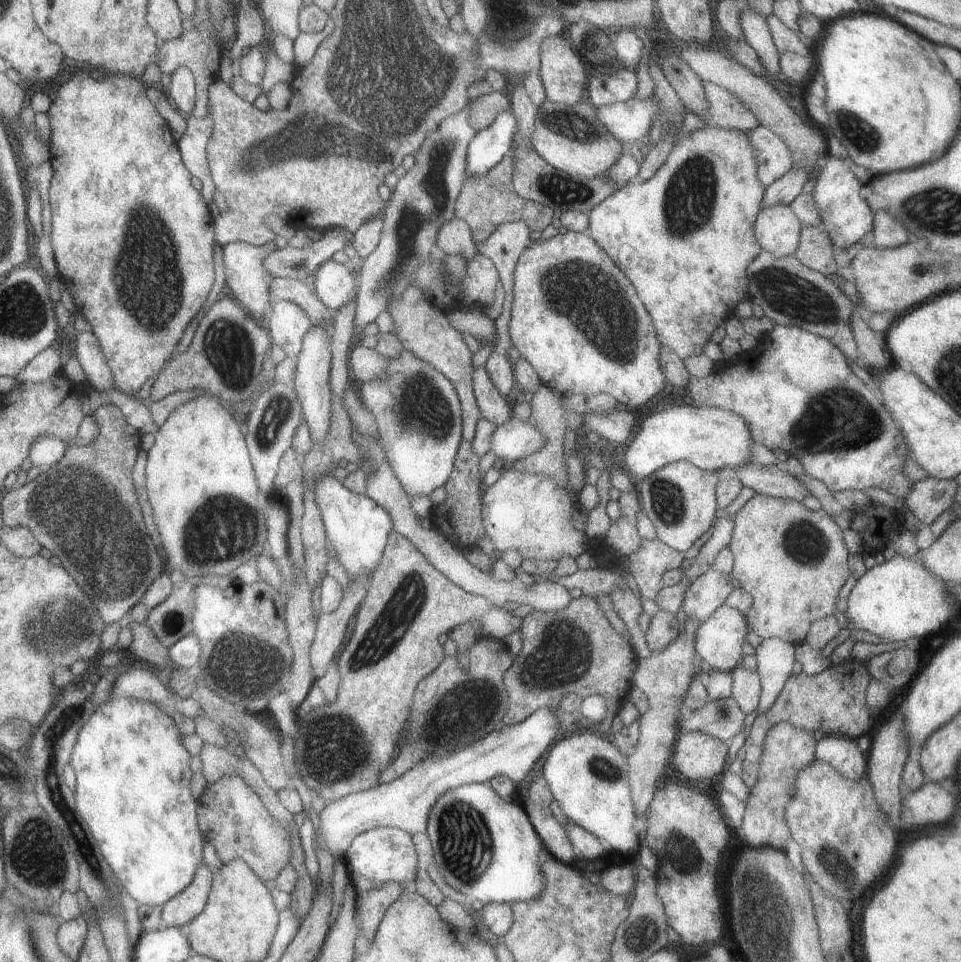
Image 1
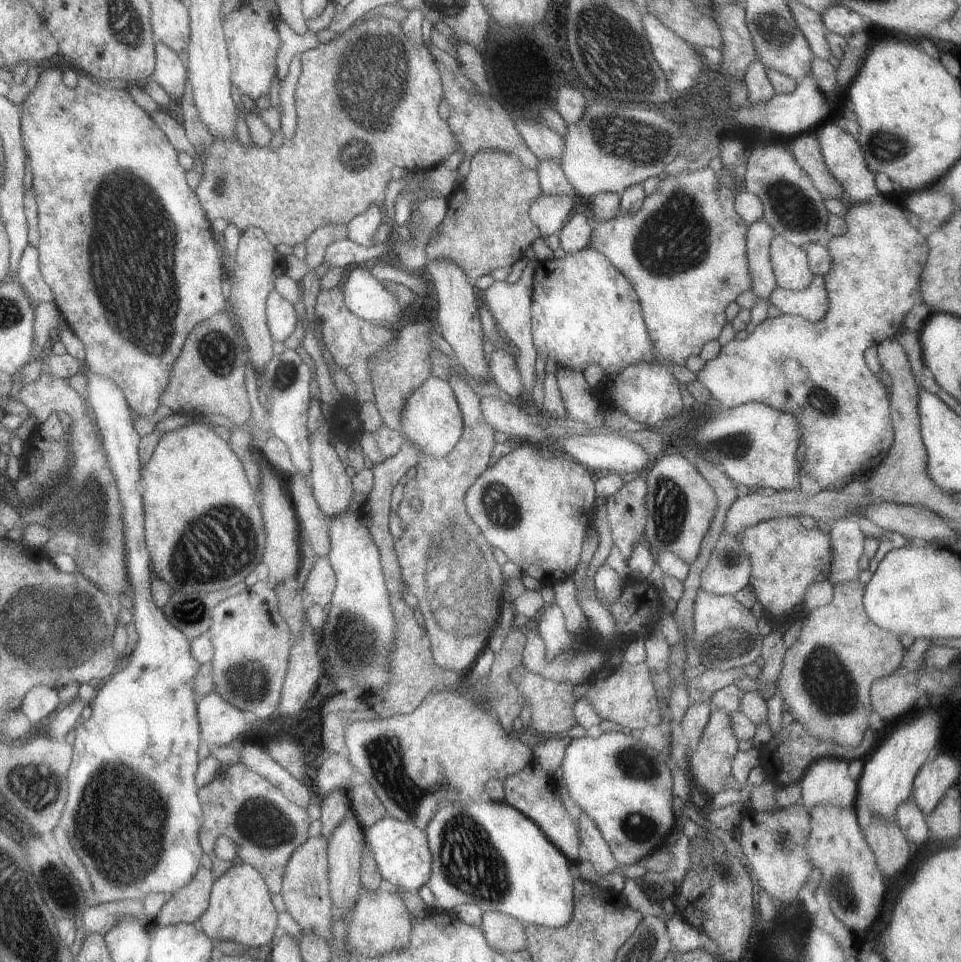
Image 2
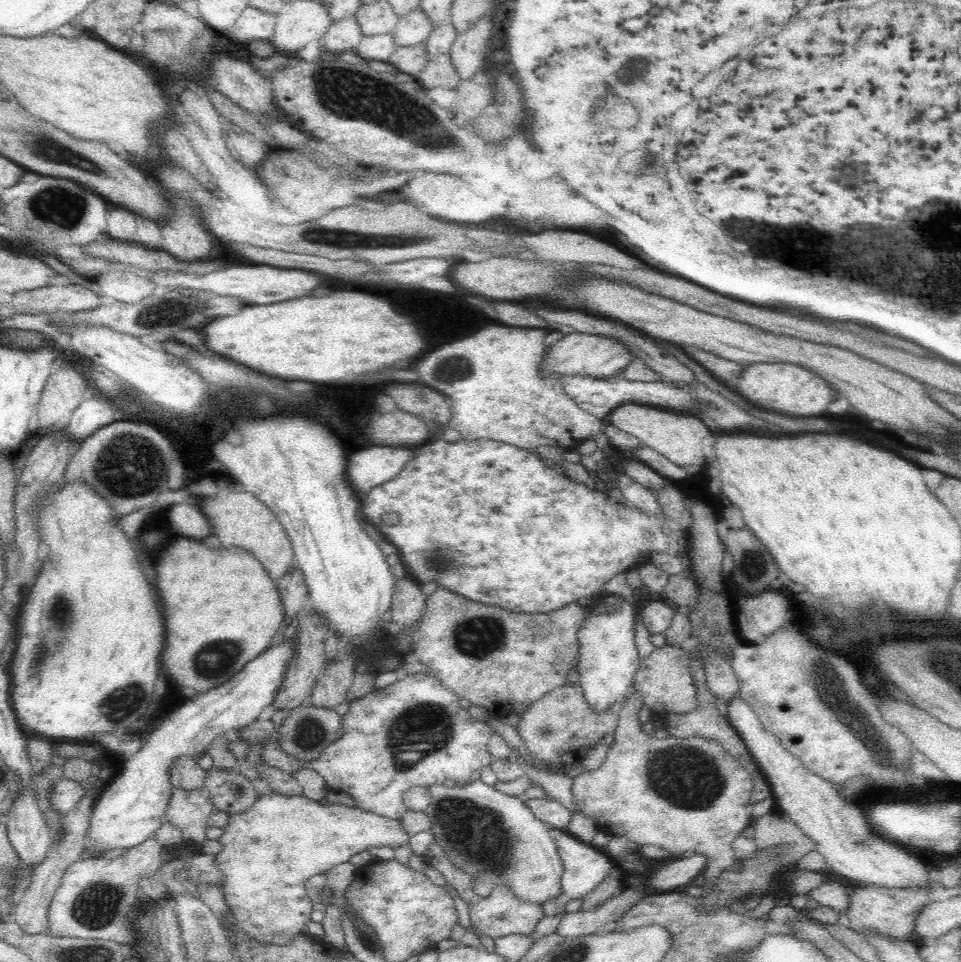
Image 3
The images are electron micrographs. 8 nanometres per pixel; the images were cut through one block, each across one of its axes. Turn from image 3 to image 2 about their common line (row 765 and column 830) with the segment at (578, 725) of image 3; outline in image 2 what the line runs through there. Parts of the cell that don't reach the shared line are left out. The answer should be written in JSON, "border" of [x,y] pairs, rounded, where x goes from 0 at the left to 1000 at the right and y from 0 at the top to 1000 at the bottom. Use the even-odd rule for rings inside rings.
{"border":[[[829,536],[796,541],[788,547],[775,549],[769,557],[771,574],[781,588],[779,609],[784,611],[800,649],[817,651],[819,647],[829,644],[827,640],[836,636],[840,611],[848,605],[863,603],[867,584],[865,555],[858,555],[852,549],[838,551],[831,543],[834,538]]]}

